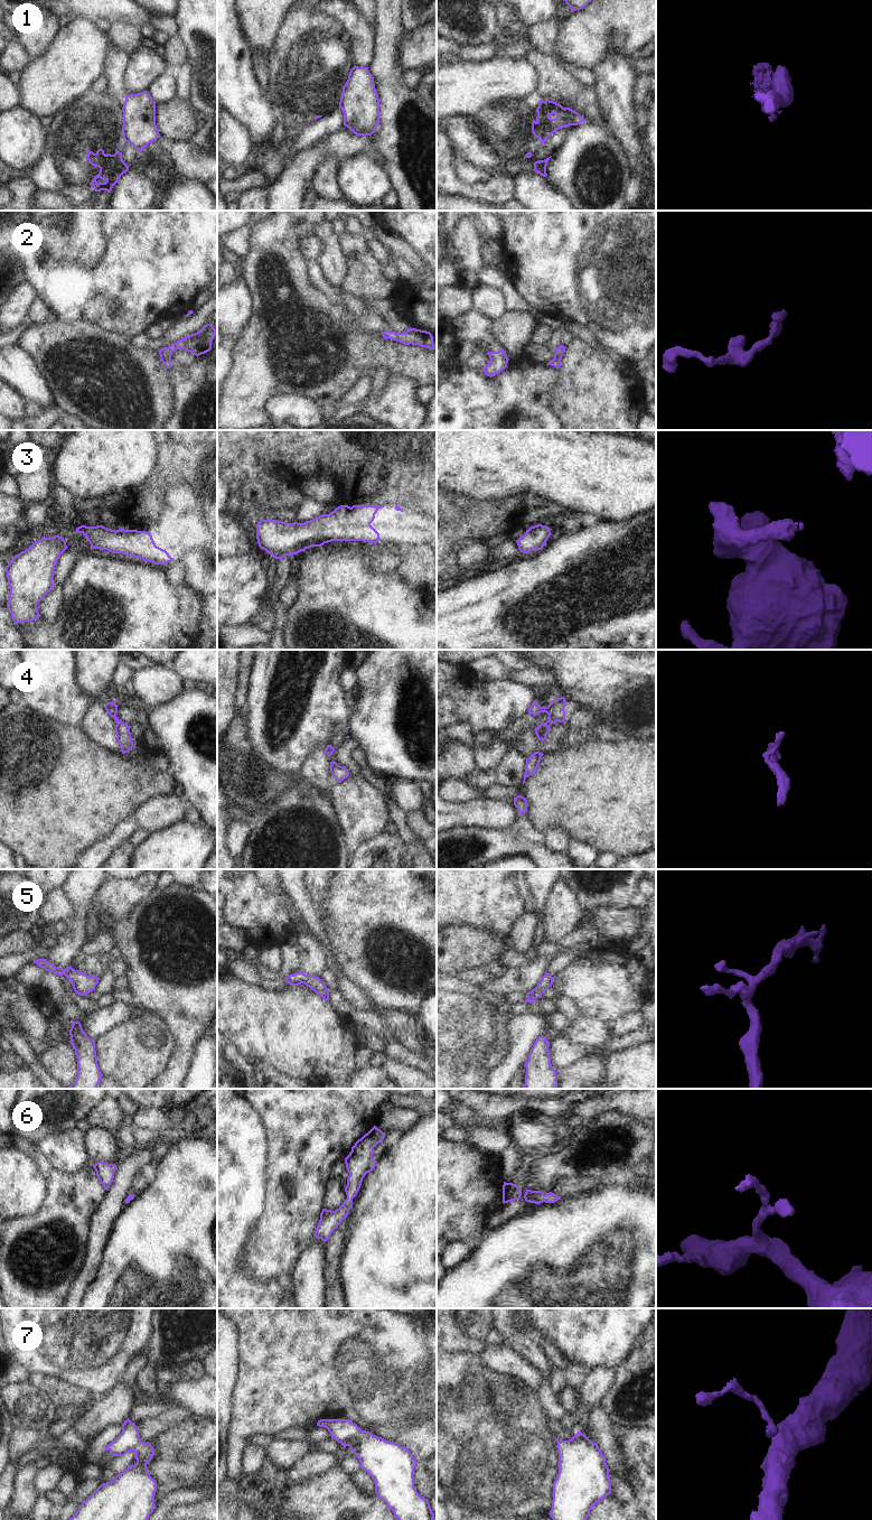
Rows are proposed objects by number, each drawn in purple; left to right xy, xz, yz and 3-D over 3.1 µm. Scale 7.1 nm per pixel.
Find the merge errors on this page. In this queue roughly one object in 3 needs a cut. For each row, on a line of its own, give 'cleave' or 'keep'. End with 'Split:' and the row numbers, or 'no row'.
1: cleave
2: keep
3: keep
4: keep
5: keep
6: keep
7: keep
Split: 1

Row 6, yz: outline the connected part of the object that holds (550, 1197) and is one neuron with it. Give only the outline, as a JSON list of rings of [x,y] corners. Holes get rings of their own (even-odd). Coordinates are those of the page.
[[[526,1190],[524,1194],[524,1199],[526,1202],[541,1204],[545,1203],[554,1203],[561,1199],[561,1196],[555,1195],[554,1193],[550,1192],[546,1195],[542,1191],[532,1191]]]

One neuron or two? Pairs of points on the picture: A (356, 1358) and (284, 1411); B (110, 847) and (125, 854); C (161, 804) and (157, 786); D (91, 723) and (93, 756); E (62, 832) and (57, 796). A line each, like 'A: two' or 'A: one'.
A: one
B: two
C: two
D: two
E: one

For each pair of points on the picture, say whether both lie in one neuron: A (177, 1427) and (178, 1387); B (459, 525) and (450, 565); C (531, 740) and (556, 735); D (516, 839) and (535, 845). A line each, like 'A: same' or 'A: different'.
A: different
B: same
C: same
D: same

